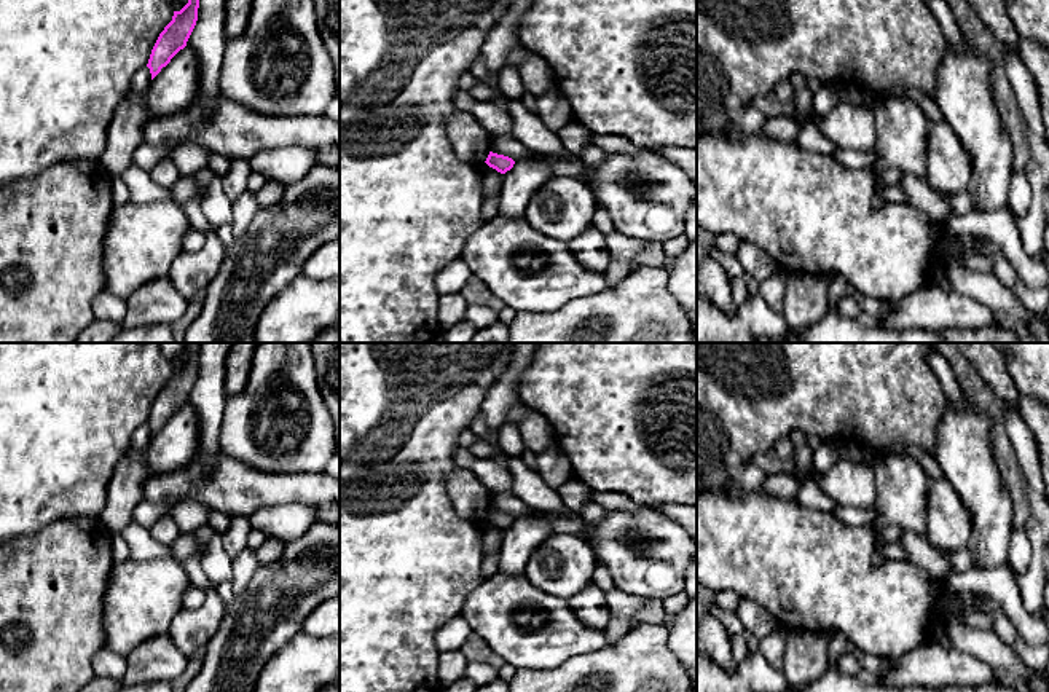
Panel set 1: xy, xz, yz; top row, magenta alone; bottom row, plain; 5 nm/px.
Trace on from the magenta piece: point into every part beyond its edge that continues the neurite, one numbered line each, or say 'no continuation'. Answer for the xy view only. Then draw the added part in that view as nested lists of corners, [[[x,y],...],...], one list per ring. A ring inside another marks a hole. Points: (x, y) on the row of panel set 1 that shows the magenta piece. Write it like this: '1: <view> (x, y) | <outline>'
no continuation

